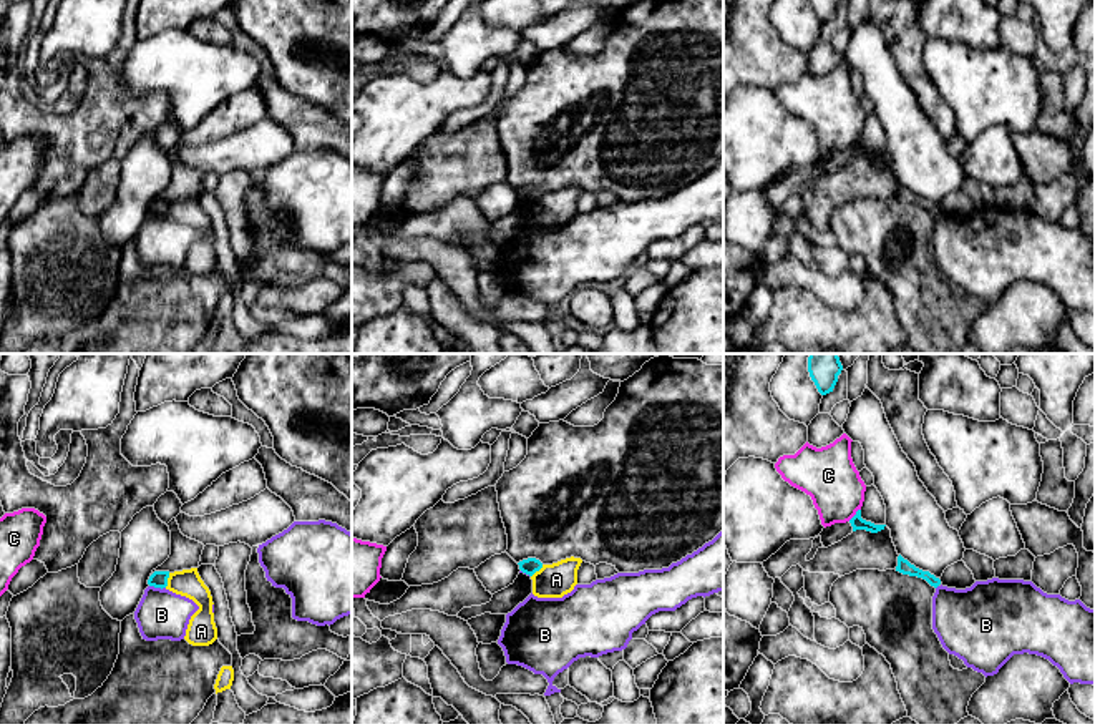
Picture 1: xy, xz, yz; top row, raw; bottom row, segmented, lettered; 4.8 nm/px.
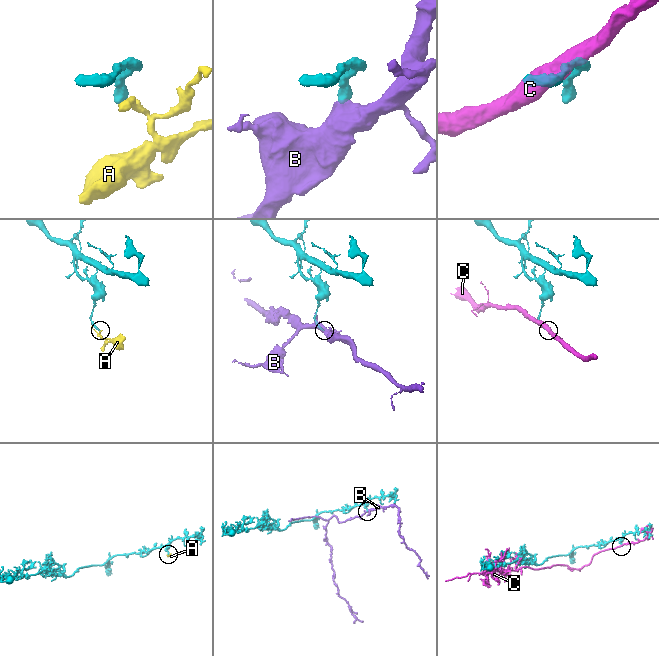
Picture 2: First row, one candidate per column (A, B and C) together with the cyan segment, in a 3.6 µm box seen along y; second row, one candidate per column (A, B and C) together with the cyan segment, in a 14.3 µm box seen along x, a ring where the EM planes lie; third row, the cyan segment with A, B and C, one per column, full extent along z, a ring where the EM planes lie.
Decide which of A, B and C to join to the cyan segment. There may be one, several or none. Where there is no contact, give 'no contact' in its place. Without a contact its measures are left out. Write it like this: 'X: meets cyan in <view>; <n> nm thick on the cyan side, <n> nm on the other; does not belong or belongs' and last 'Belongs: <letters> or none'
A: meets cyan in xy; 80 nm thick on the cyan side, 130 nm on the other; does not belong
B: meets cyan in xy; 80 nm thick on the cyan side, 240 nm on the other; does not belong
C: meets cyan in yz; 70 nm thick on the cyan side, 280 nm on the other; does not belong
Belongs: none

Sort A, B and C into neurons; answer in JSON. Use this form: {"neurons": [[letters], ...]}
{"neurons": [["A"], ["B"], ["C"]]}

